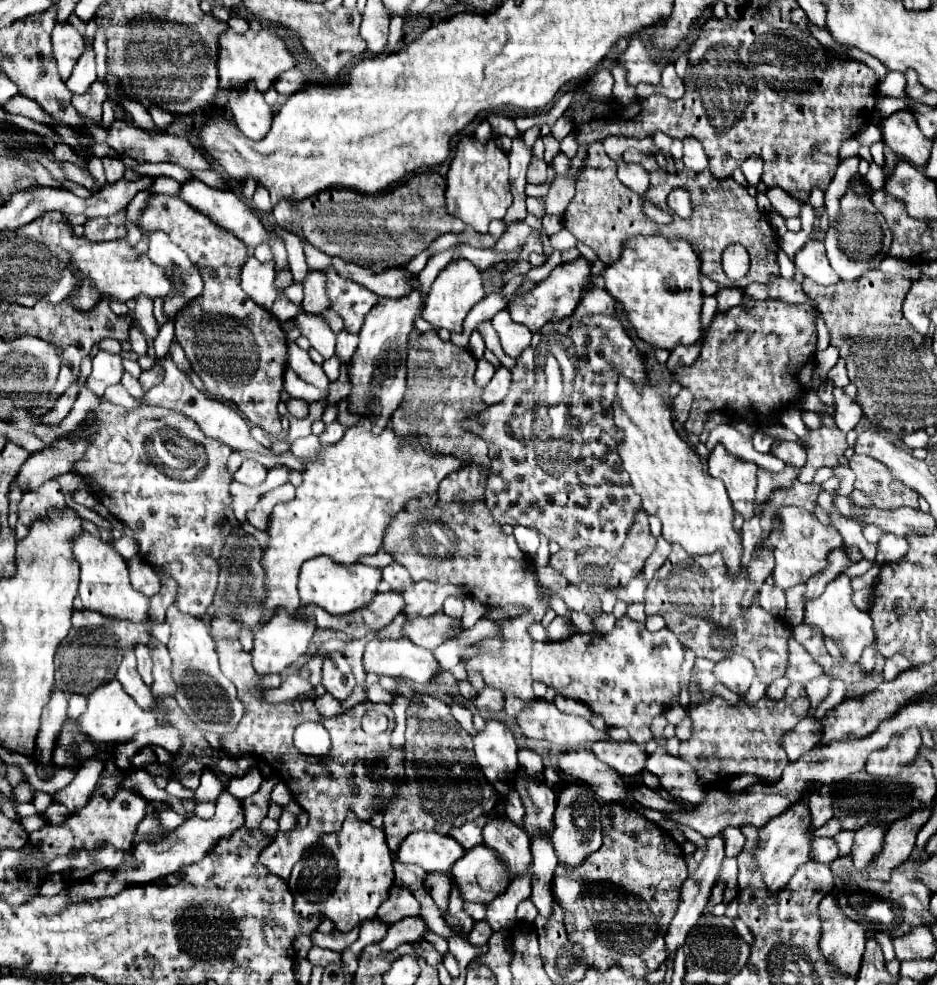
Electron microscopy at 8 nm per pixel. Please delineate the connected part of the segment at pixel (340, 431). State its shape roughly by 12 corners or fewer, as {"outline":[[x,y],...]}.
{"outline":[[339,422],[327,424],[319,442],[335,444],[343,438],[345,428]]}

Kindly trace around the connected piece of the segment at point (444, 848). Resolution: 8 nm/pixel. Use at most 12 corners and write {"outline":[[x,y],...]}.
{"outline":[[415,832],[393,858],[447,872],[463,854],[451,836]]}

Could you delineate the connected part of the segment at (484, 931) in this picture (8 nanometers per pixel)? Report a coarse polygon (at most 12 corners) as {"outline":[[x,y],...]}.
{"outline":[[485,920],[475,922],[469,932],[473,946],[485,946],[493,934]]}

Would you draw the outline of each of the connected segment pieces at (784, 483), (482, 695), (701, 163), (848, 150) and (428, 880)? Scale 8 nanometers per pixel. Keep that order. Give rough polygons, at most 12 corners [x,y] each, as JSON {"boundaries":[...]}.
{"boundaries":[[[787,466],[783,472],[759,468],[755,496],[757,510],[773,490],[789,488],[797,472]],[[483,688],[473,698],[475,706],[503,710],[499,690]],[[683,140],[683,164],[695,172],[707,170],[699,140]],[[855,137],[843,142],[839,162],[858,154]],[[425,874],[425,890],[447,910],[451,882],[447,874]]]}

